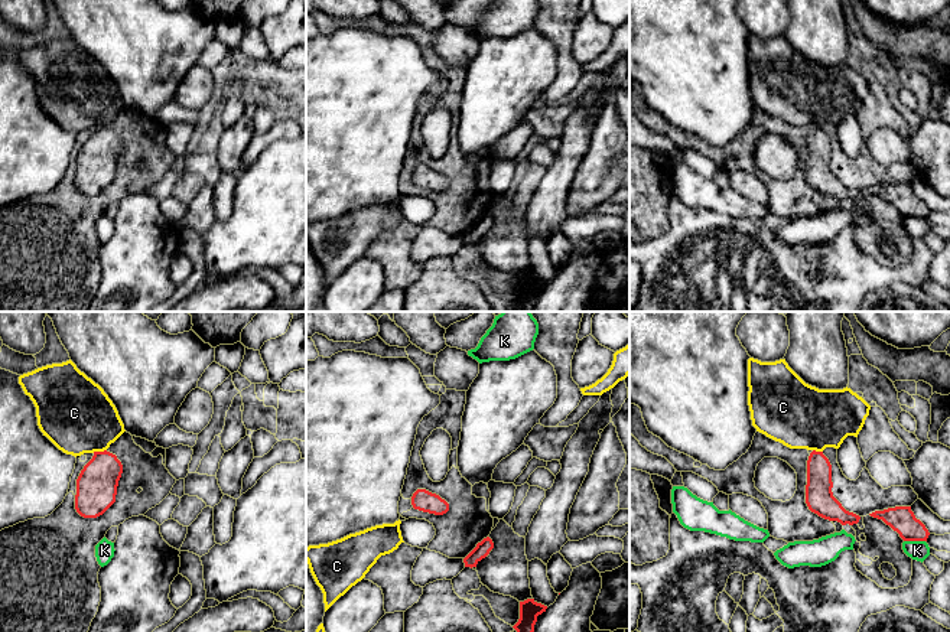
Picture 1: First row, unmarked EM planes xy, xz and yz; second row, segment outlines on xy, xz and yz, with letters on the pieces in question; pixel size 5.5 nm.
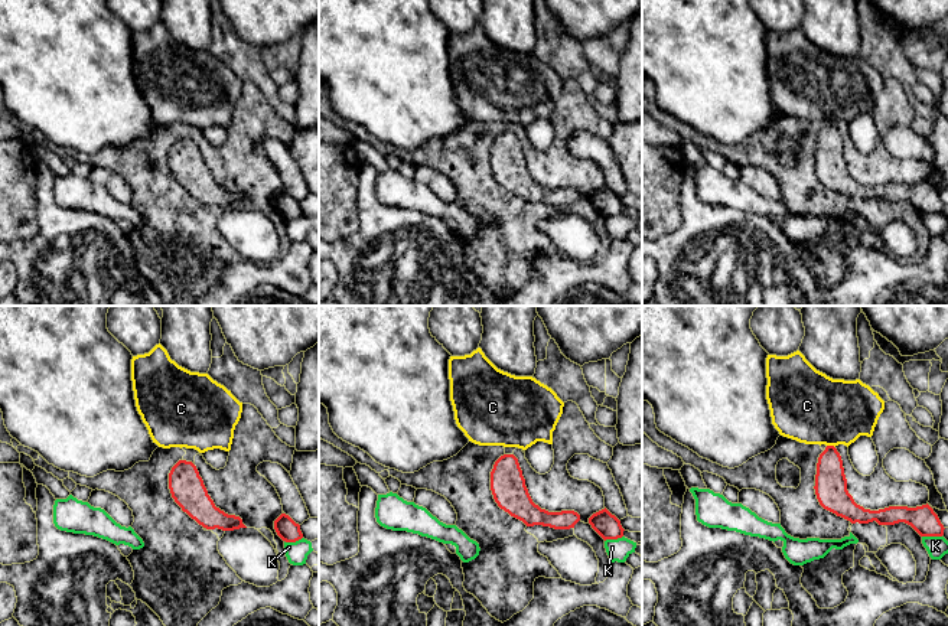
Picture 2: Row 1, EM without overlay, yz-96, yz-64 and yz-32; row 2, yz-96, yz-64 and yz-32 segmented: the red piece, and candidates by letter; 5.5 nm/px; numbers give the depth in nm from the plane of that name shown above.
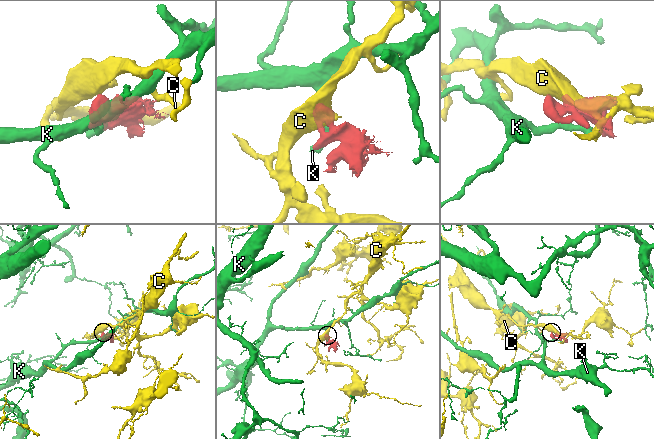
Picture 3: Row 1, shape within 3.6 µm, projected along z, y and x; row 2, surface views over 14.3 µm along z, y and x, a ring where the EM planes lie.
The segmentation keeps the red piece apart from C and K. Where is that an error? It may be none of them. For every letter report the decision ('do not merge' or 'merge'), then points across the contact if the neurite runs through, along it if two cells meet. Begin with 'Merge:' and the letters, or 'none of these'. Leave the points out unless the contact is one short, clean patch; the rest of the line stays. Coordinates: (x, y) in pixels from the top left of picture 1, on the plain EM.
Merge: none of these
C: do not merge | along xy (106, 126), (93, 129)
K: do not merge | along yz (904, 217), (924, 218)

